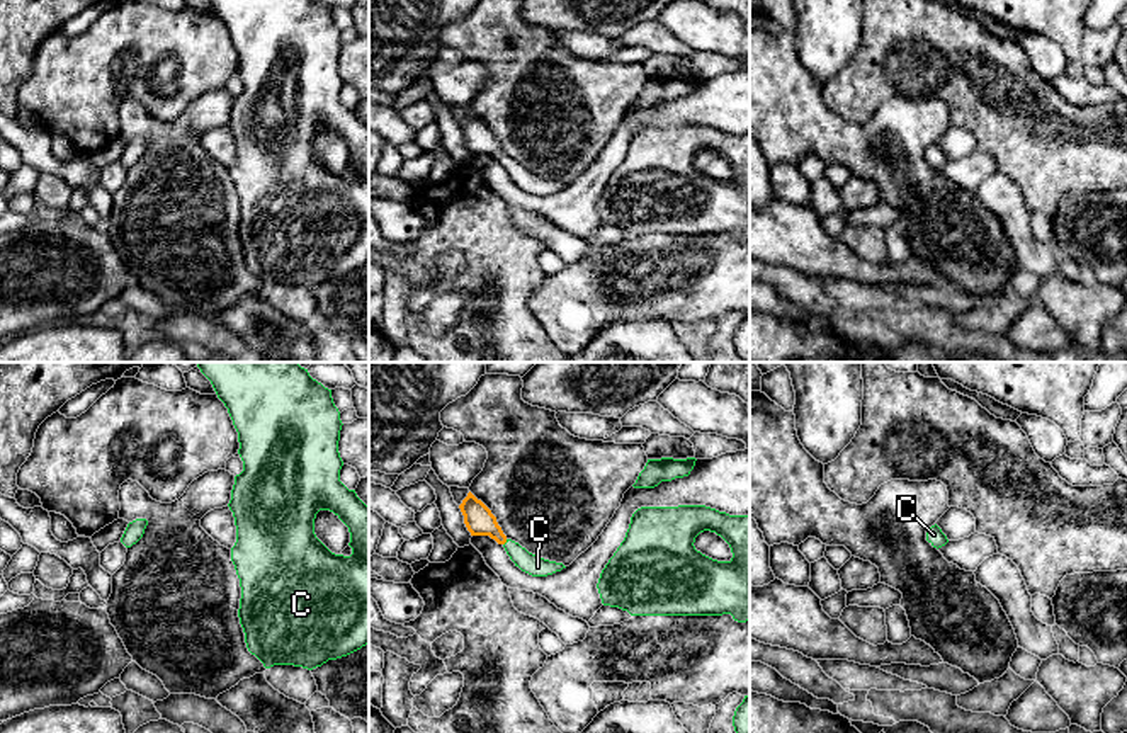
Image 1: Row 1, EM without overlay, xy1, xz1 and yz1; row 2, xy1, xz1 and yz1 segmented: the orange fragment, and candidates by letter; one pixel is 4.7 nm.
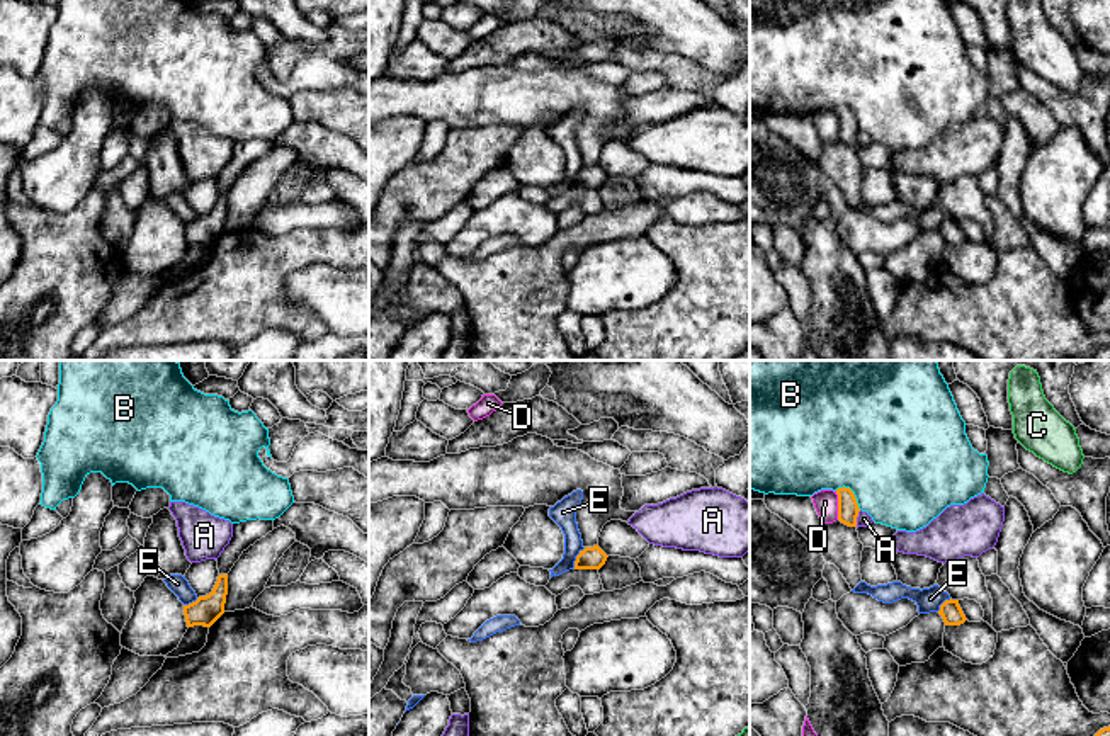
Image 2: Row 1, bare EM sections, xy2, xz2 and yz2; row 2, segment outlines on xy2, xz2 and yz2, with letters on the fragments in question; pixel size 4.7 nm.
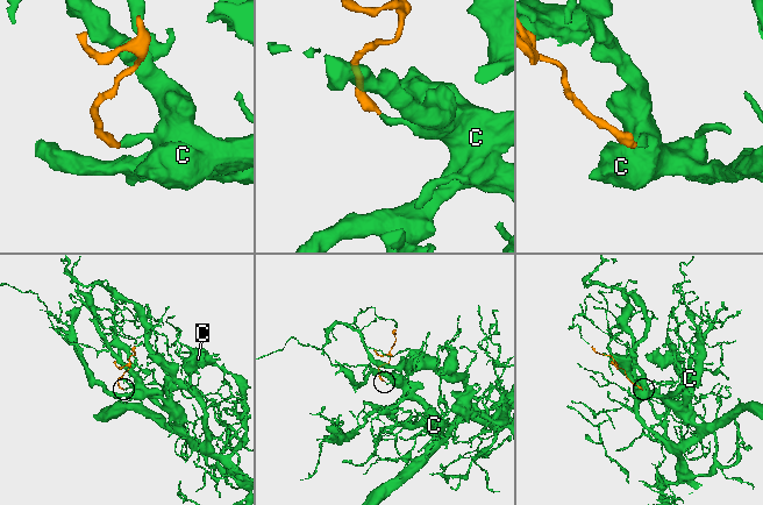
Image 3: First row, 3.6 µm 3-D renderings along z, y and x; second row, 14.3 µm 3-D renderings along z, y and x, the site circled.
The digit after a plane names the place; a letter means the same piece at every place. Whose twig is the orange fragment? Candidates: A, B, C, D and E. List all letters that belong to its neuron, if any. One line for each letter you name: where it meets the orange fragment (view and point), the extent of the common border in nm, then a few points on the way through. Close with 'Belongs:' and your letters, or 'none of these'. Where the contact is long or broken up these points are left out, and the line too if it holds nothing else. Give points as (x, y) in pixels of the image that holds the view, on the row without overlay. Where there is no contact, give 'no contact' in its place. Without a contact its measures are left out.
C: xz1 (505, 160) | 40 nm | across xz1 (480, 140), (505, 160), (526, 181), (538, 186)
Belongs: C

